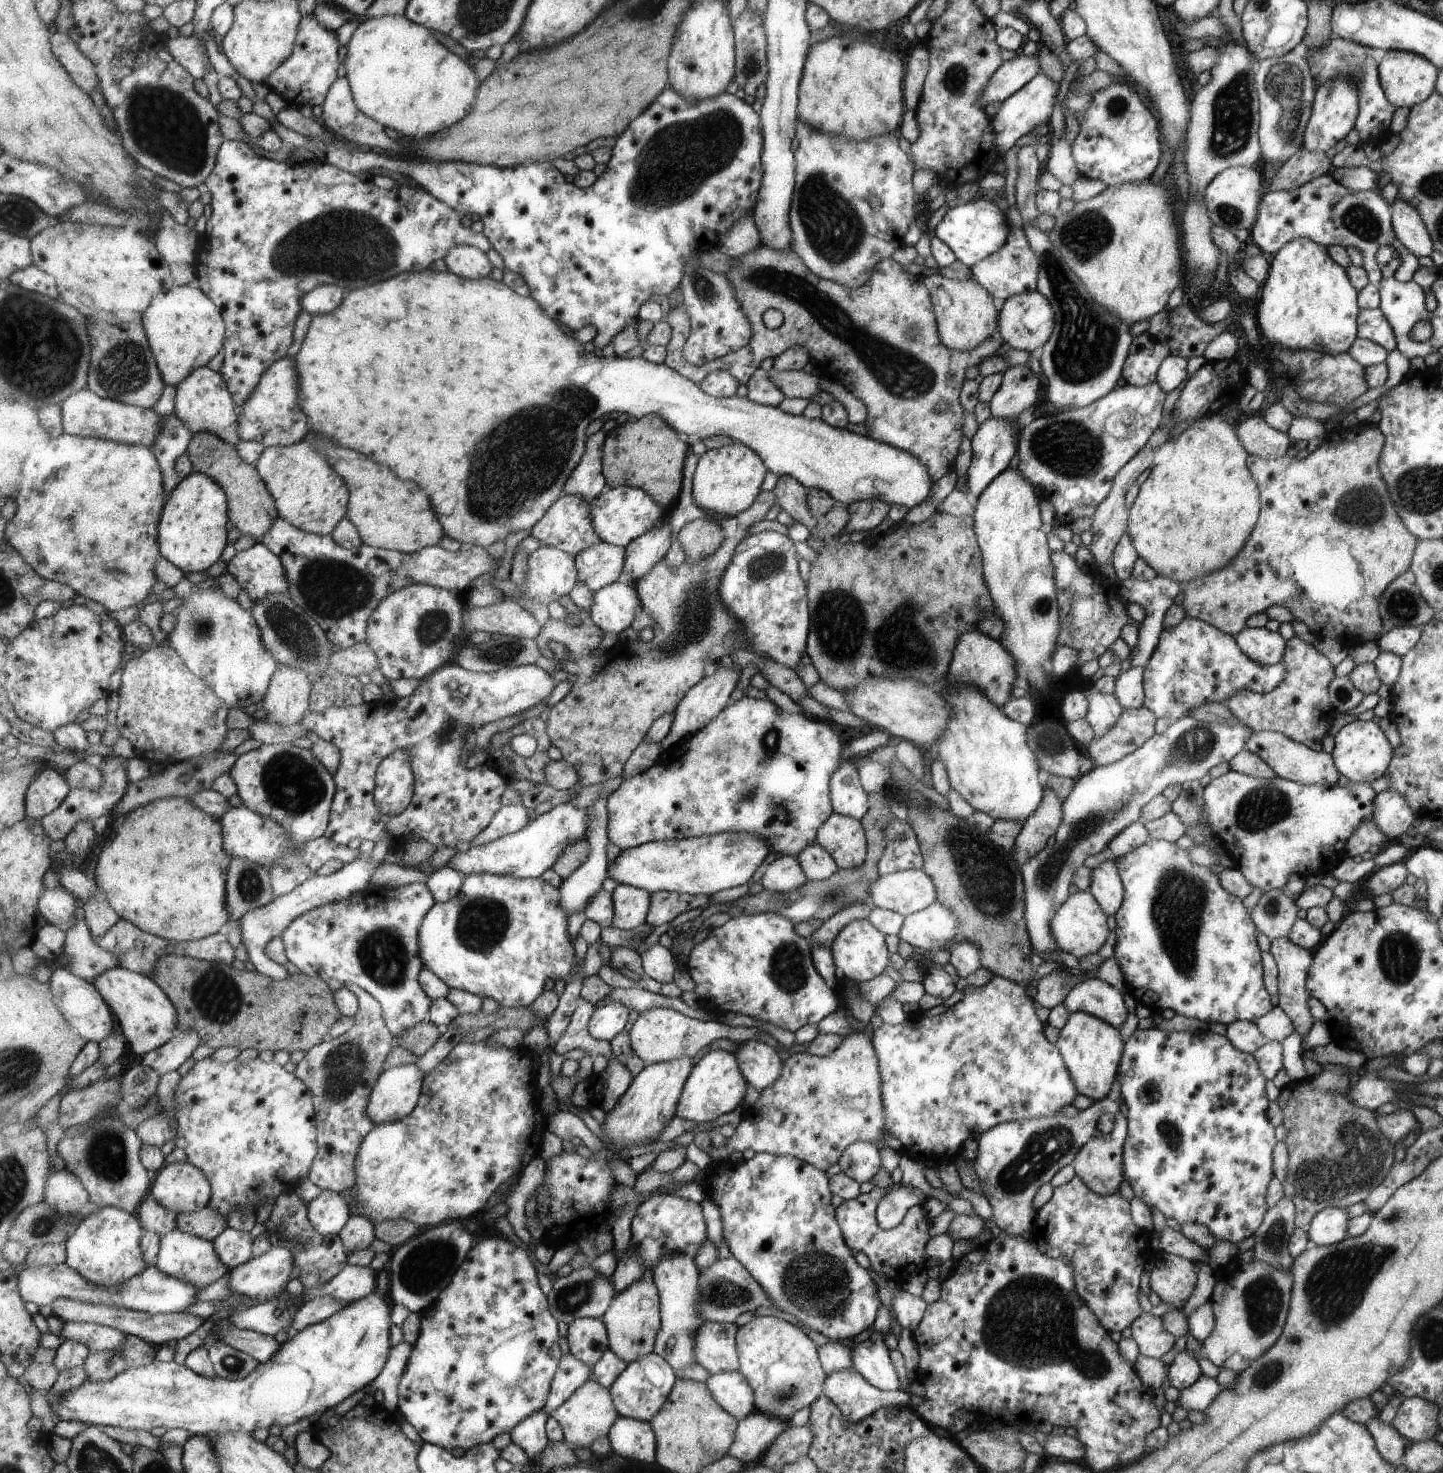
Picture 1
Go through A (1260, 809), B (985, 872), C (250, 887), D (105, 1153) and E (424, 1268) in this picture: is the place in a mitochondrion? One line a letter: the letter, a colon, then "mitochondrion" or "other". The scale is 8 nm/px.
A: mitochondrion
B: mitochondrion
C: mitochondrion
D: mitochondrion
E: mitochondrion

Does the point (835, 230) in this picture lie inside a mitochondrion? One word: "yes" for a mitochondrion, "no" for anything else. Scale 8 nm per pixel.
yes

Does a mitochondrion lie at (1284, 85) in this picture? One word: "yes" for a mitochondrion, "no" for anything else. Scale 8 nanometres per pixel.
yes

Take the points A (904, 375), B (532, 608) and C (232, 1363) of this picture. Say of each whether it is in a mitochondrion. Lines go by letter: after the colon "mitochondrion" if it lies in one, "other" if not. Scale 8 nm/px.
A: mitochondrion
B: other
C: mitochondrion

